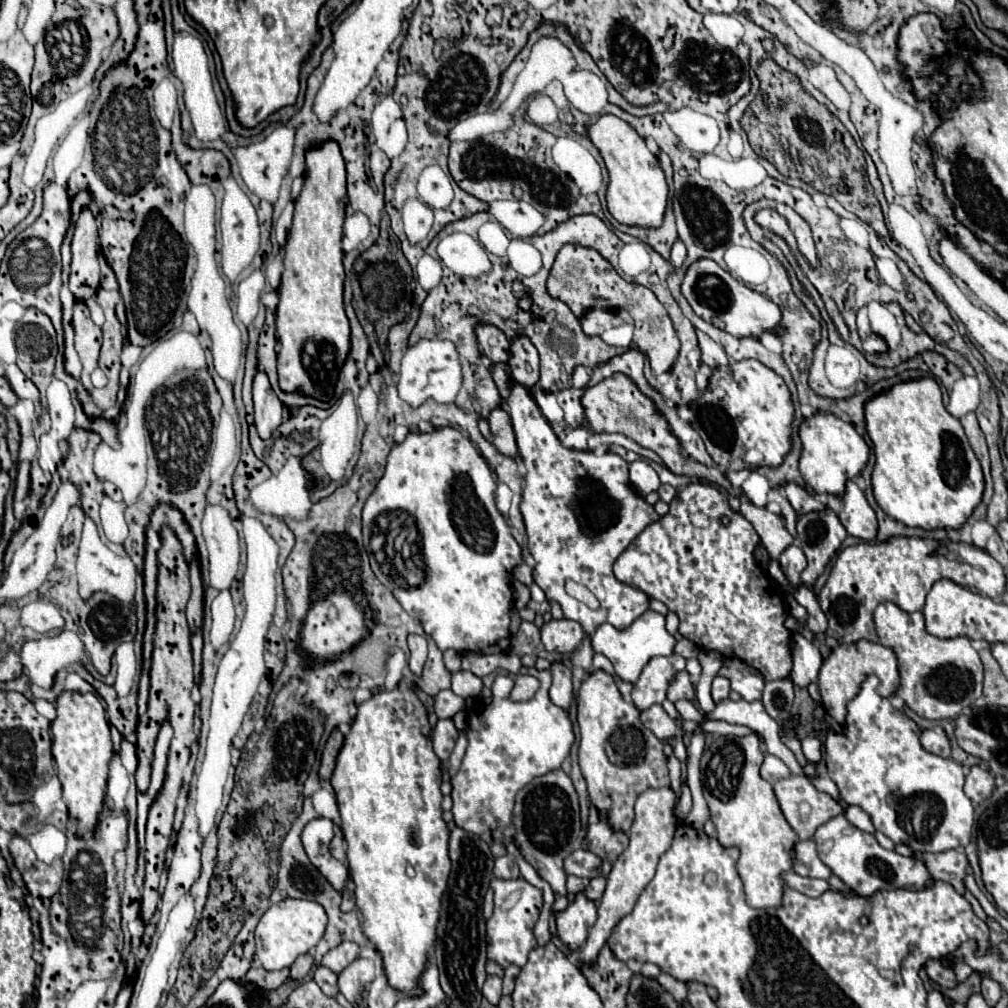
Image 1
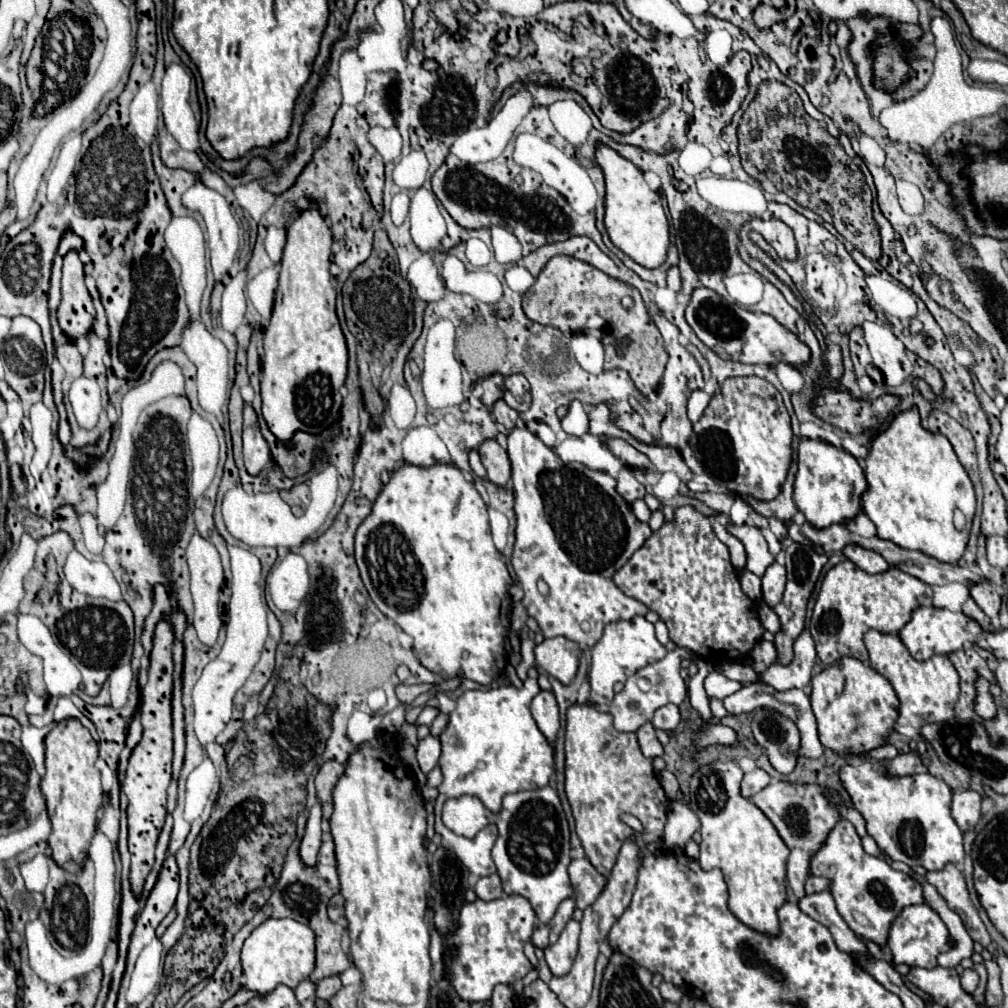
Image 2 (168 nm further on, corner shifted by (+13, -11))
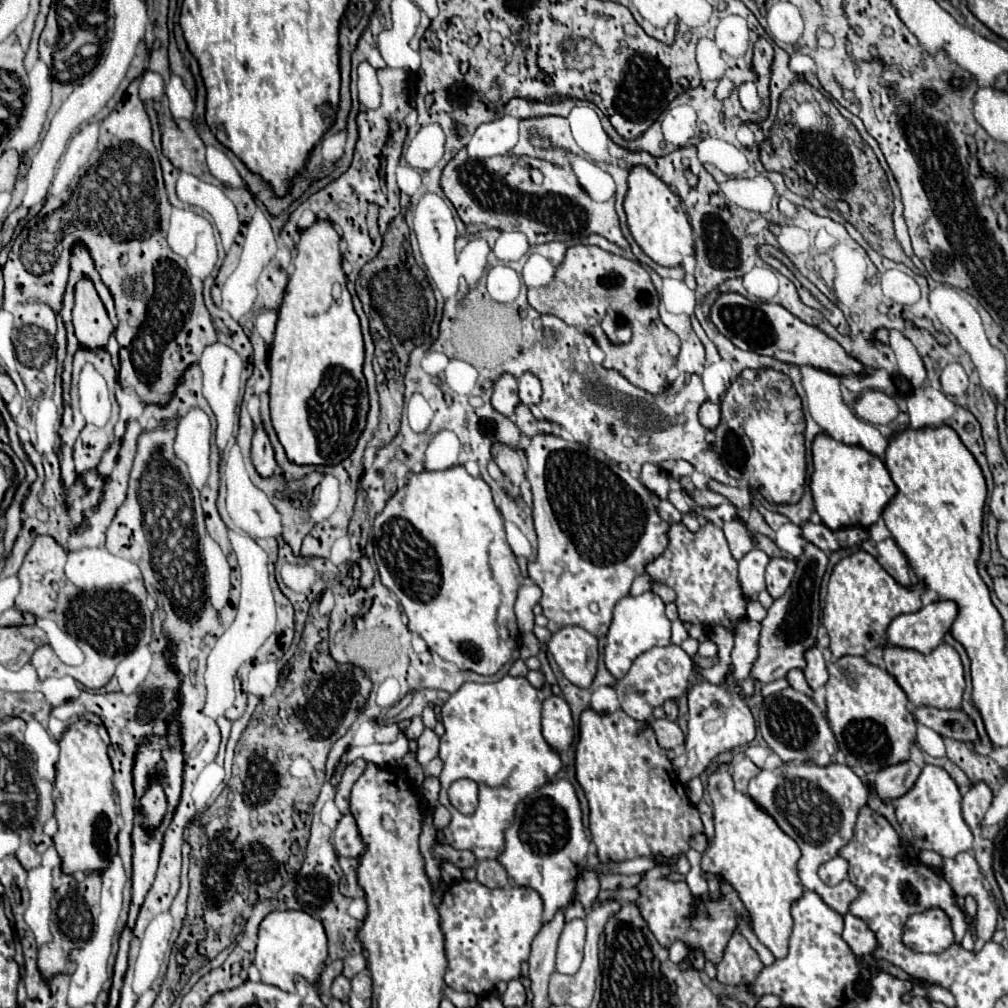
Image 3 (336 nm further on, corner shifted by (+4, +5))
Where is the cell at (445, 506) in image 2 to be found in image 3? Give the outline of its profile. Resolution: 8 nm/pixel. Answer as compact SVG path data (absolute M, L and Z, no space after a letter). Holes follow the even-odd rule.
M453 466L447 470L423 470L423 472L415 472L411 474L409 482L405 486L401 486L385 504L385 508L375 516L373 522L373 544L375 544L375 562L379 568L379 576L385 588L389 588L397 598L399 604L403 608L403 612L409 618L409 630L417 632L429 646L429 650L437 652L443 660L455 664L461 670L473 670L477 674L483 676L493 676L503 664L507 664L513 658L513 652L519 646L519 628L515 622L515 612L513 612L513 604L517 598L517 590L523 584L523 576L519 572L519 564L517 564L517 556L513 554L513 550L509 548L507 540L505 540L505 530L503 530L503 516L497 510L497 506L493 504L493 496L491 496L491 488L485 484L483 478L473 478L463 466Z

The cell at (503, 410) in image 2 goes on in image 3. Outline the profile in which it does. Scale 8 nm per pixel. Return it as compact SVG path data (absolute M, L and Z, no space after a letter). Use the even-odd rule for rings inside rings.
M519 404L517 408L515 408L515 414L513 414L515 418L515 424L517 424L517 428L523 432L523 434L527 434L527 436L533 436L533 432L539 432L537 430L537 420L535 420L535 416L531 414L531 410L525 406L525 404Z

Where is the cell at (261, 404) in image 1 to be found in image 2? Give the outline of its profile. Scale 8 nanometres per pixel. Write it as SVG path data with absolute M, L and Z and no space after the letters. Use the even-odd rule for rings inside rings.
M244 406L244 466L252 476L262 474L270 466L270 450L260 434L258 418L252 406Z

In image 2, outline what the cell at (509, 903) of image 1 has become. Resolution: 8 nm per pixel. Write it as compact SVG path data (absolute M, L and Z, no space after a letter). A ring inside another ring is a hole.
M506 896L500 900L474 900L460 908L456 932L446 936L446 950L454 950L444 970L458 996L468 1002L486 1002L492 998L496 984L510 984L524 978L532 964L524 956L524 944L530 940L536 926L536 914L528 900L522 896Z

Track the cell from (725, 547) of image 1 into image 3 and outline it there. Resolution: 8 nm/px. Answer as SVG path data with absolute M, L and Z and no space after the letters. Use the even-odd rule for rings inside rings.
M675 522L669 526L667 536L669 544L665 552L649 562L645 572L655 582L675 590L679 620L703 624L707 630L713 630L715 626L735 630L735 626L747 616L747 600L737 578L739 562L731 556L723 530L711 522L705 522L697 532L691 532L683 522Z

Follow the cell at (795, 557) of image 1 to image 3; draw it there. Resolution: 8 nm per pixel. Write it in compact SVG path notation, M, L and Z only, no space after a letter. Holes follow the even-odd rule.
M771 558L767 572L765 572L765 580L767 580L767 592L773 598L779 598L785 594L785 590L789 588L791 580L795 574L795 560L789 558Z

